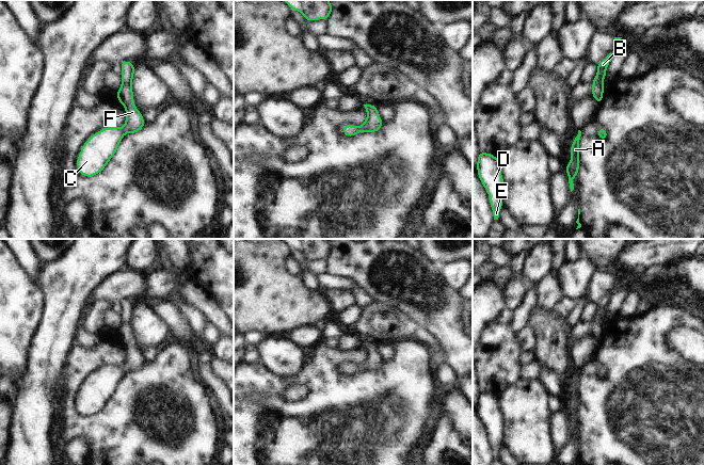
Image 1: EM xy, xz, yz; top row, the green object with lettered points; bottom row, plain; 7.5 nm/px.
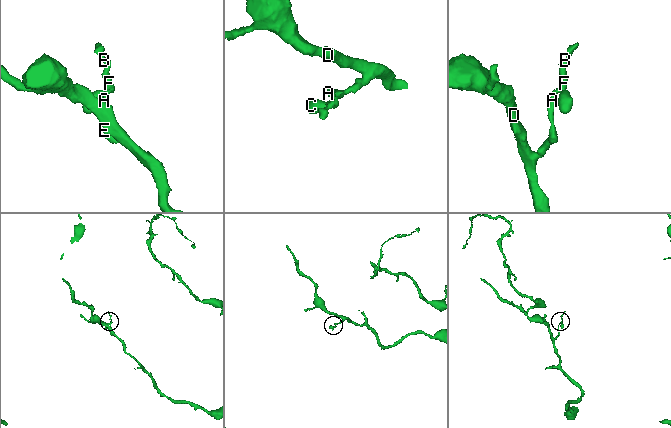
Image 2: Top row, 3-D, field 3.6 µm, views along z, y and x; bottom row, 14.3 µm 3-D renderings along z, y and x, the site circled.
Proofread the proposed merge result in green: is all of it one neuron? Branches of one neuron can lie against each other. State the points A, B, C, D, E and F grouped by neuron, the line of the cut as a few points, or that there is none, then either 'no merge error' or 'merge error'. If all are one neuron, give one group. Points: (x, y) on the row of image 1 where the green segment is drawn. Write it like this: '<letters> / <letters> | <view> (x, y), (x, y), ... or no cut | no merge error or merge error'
A B C D E F | no cut | no merge error

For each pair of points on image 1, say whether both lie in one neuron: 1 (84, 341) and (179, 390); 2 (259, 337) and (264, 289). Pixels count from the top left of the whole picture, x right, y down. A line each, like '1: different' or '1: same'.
1: different
2: different

